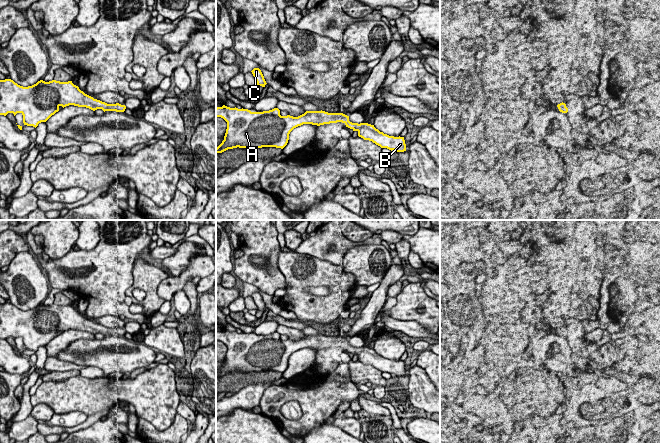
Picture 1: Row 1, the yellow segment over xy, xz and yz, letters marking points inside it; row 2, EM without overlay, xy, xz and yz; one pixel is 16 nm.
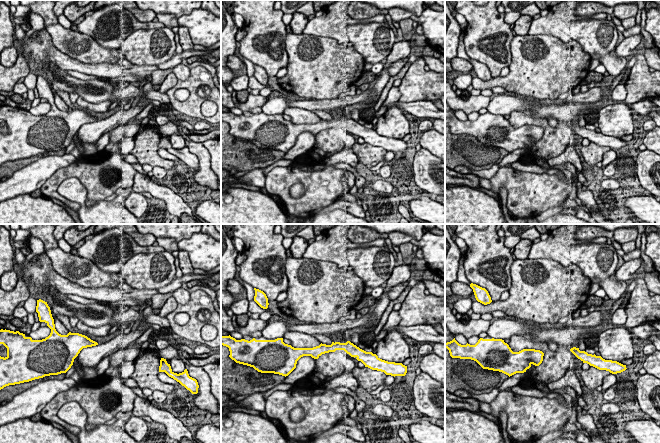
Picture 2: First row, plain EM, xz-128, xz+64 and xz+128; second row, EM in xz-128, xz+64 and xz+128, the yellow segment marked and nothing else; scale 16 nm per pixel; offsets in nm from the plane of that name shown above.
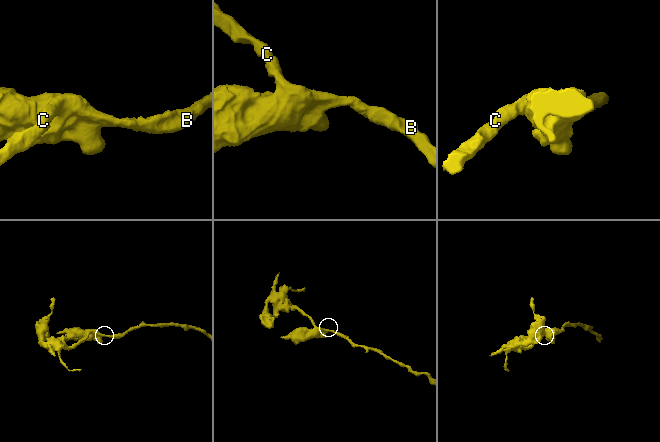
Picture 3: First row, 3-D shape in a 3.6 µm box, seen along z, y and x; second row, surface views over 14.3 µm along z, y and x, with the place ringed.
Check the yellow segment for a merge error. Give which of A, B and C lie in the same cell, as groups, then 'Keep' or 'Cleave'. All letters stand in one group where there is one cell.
Groups: A B C. Keep

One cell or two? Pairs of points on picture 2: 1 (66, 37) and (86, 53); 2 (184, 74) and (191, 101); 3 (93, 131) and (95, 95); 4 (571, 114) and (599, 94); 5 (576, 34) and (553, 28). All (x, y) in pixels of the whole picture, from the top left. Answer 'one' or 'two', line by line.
1: one
2: two
3: two
4: two
5: two

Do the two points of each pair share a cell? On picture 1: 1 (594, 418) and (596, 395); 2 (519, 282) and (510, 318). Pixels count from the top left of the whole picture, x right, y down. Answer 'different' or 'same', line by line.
1: same
2: different

